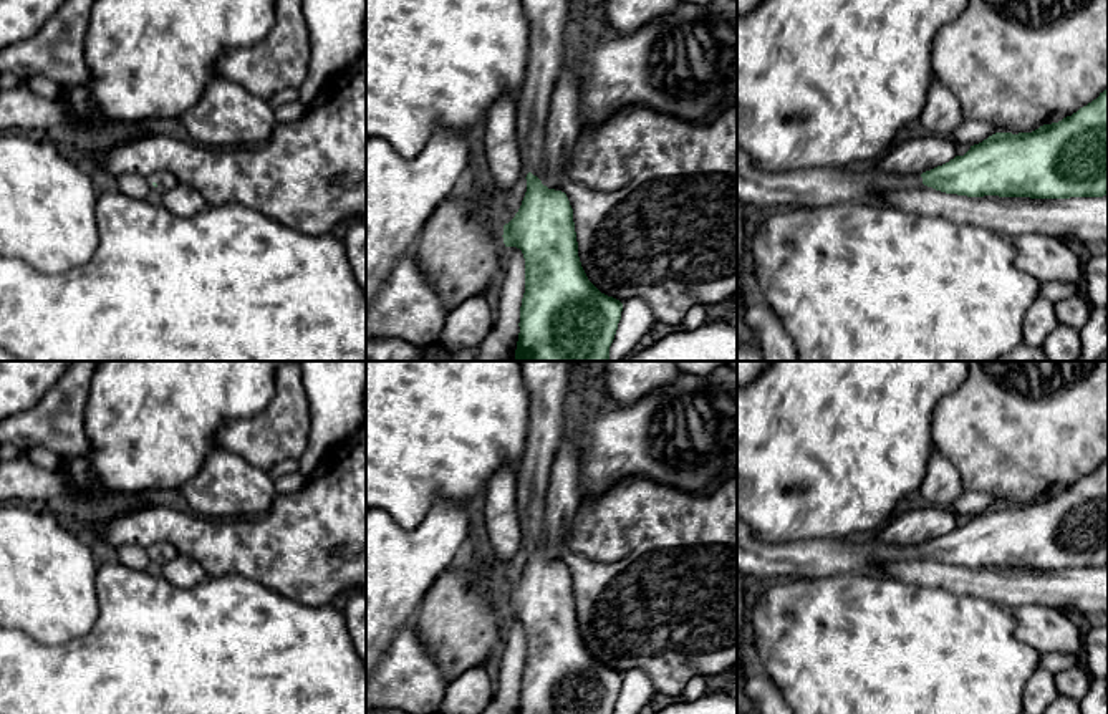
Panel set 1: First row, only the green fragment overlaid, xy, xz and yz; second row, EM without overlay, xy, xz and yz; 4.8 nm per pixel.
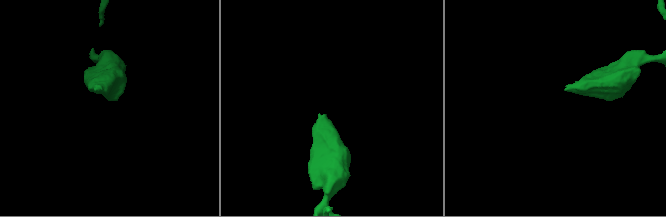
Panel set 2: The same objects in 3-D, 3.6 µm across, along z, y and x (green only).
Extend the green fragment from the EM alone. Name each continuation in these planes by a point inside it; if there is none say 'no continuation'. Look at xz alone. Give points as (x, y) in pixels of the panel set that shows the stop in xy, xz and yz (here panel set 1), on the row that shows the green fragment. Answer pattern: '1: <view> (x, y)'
1: xz (550, 22)

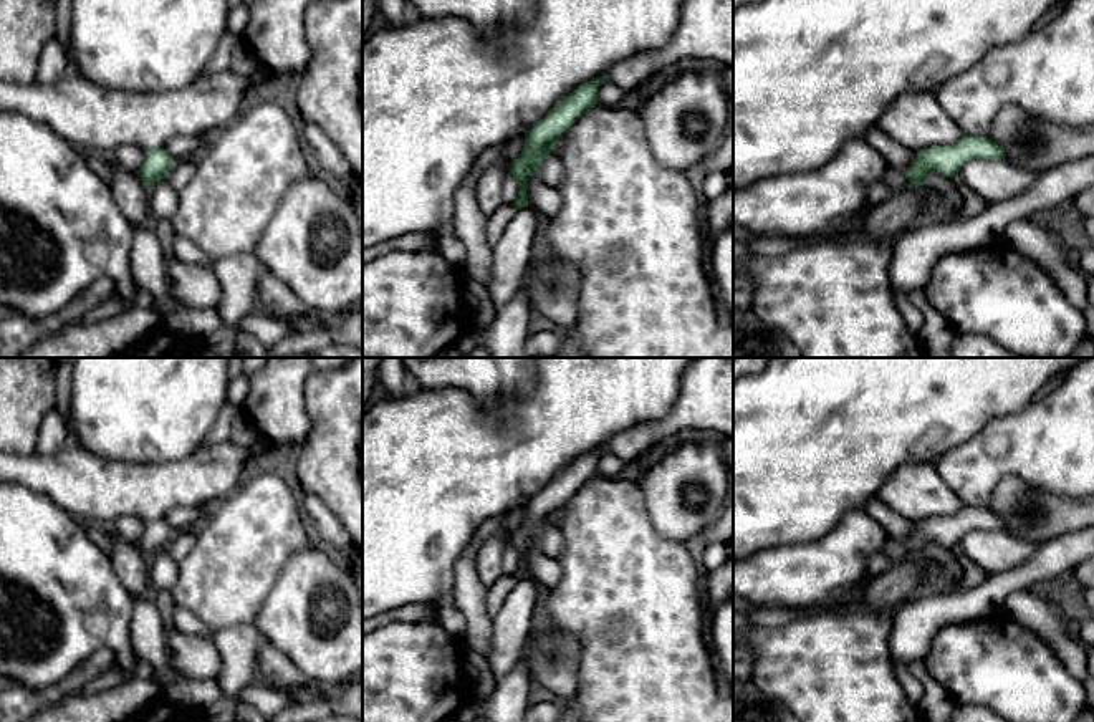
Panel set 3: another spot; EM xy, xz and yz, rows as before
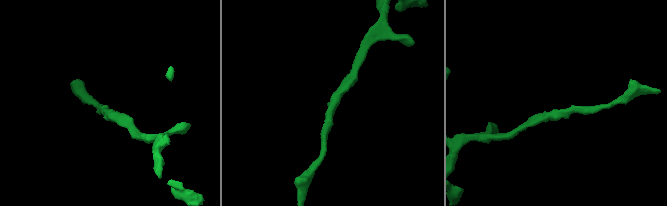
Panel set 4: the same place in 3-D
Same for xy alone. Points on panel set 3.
no continuation

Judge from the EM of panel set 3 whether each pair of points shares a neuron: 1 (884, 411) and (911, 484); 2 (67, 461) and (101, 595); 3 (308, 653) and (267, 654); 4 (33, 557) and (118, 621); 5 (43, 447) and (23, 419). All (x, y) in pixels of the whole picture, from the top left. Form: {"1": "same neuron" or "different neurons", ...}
{"1": "different neurons", "2": "different neurons", "3": "different neurons", "4": "same neuron", "5": "different neurons"}

